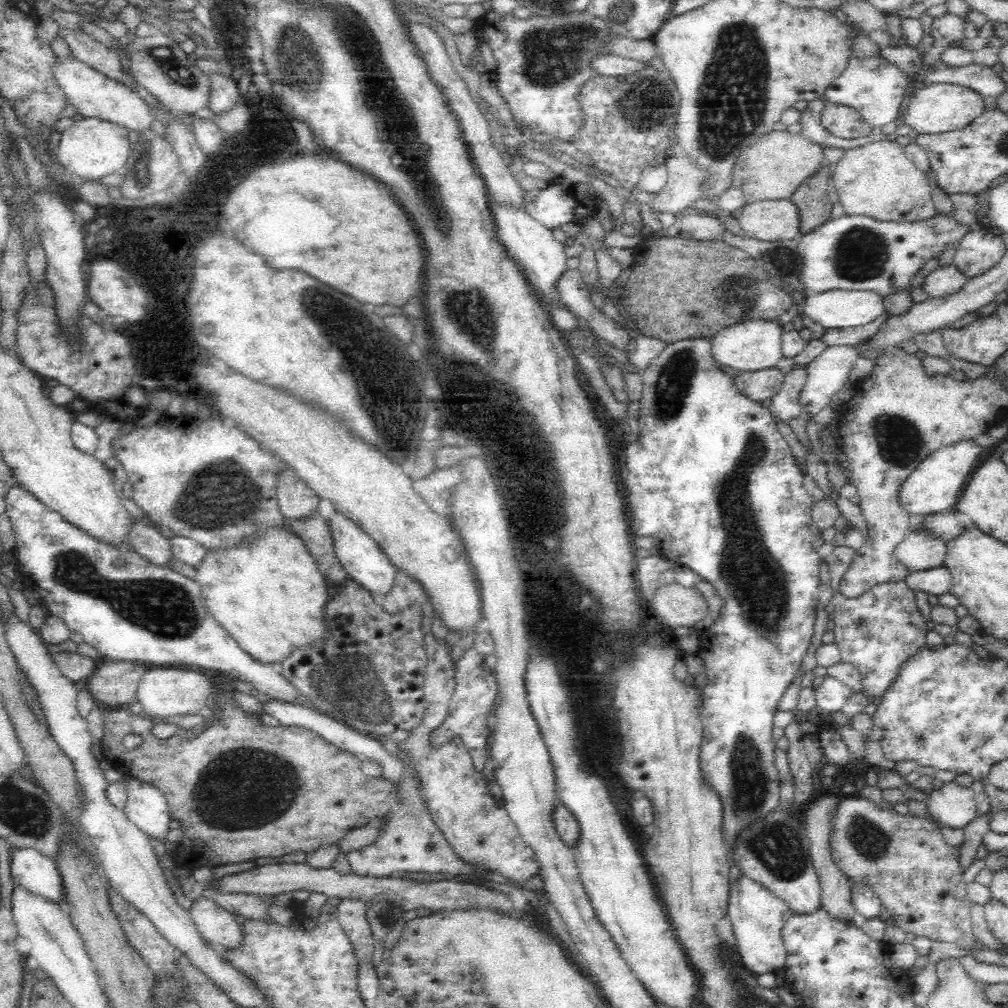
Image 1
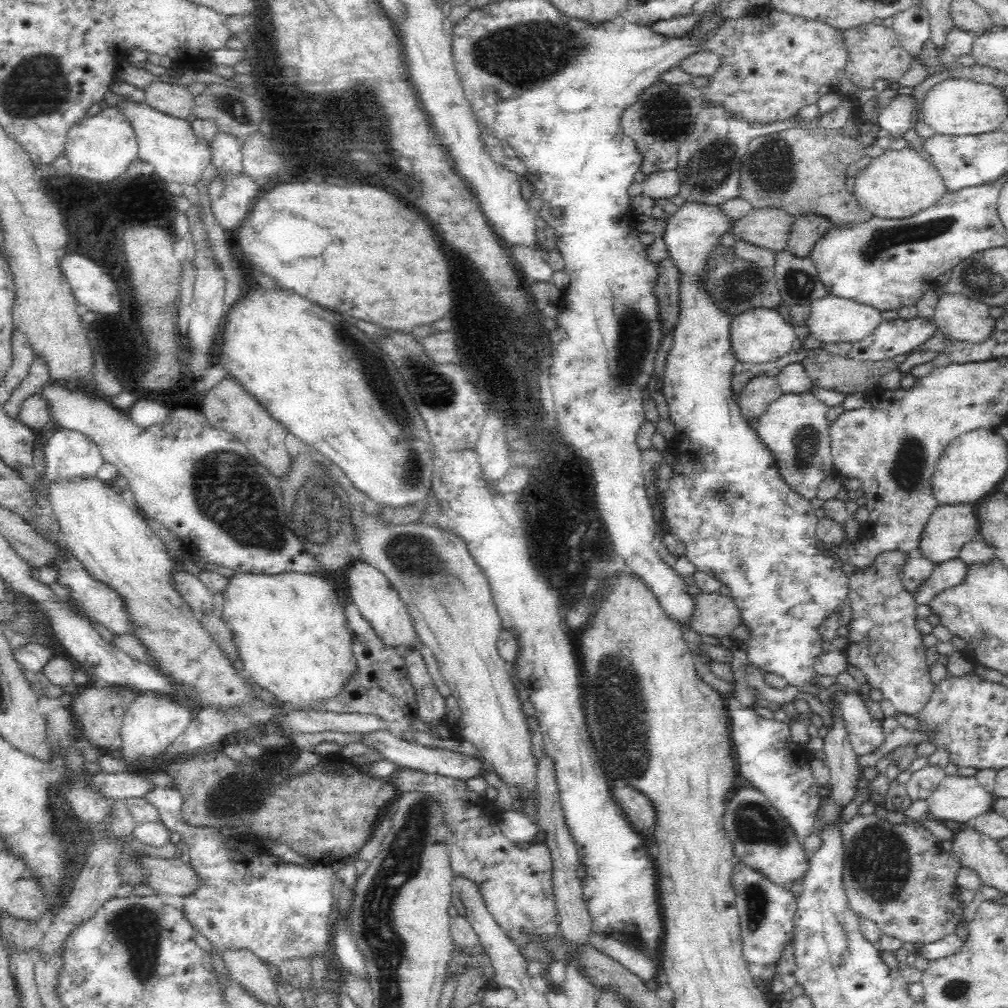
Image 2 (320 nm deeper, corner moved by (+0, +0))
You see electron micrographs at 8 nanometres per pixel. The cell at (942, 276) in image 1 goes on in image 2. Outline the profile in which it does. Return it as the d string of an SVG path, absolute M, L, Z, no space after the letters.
M948 288L939 294L932 318L938 332L968 342L984 340L995 328L995 319L990 316L988 304L964 293L952 293Z

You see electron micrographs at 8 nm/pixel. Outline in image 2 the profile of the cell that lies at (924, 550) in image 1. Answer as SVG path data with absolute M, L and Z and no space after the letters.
M976 503L937 506L922 530L918 550L935 565L958 557L960 547L979 536Z

